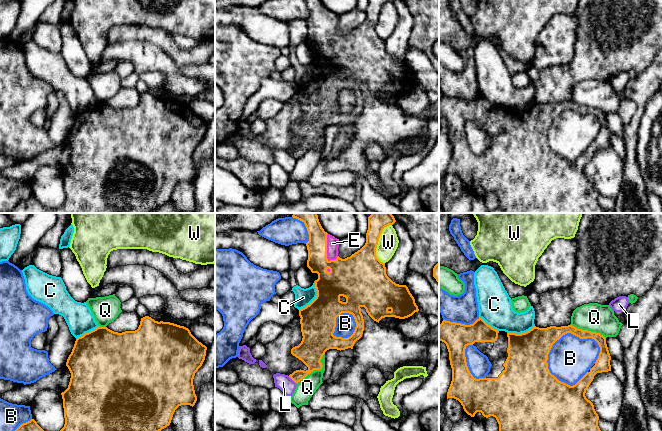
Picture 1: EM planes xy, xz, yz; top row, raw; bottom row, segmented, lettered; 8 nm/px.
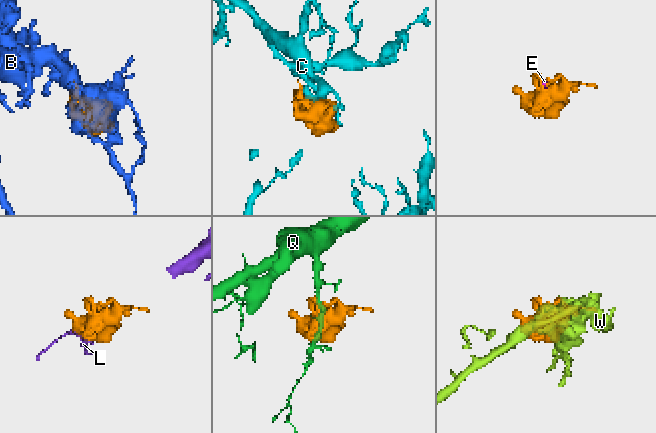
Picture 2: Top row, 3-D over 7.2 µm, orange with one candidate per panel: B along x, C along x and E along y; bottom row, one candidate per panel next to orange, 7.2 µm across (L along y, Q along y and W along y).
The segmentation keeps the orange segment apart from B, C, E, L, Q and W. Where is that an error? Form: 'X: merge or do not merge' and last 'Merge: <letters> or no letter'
B: do not merge
C: do not merge
E: merge
L: do not merge
Q: do not merge
W: do not merge
Merge: E

